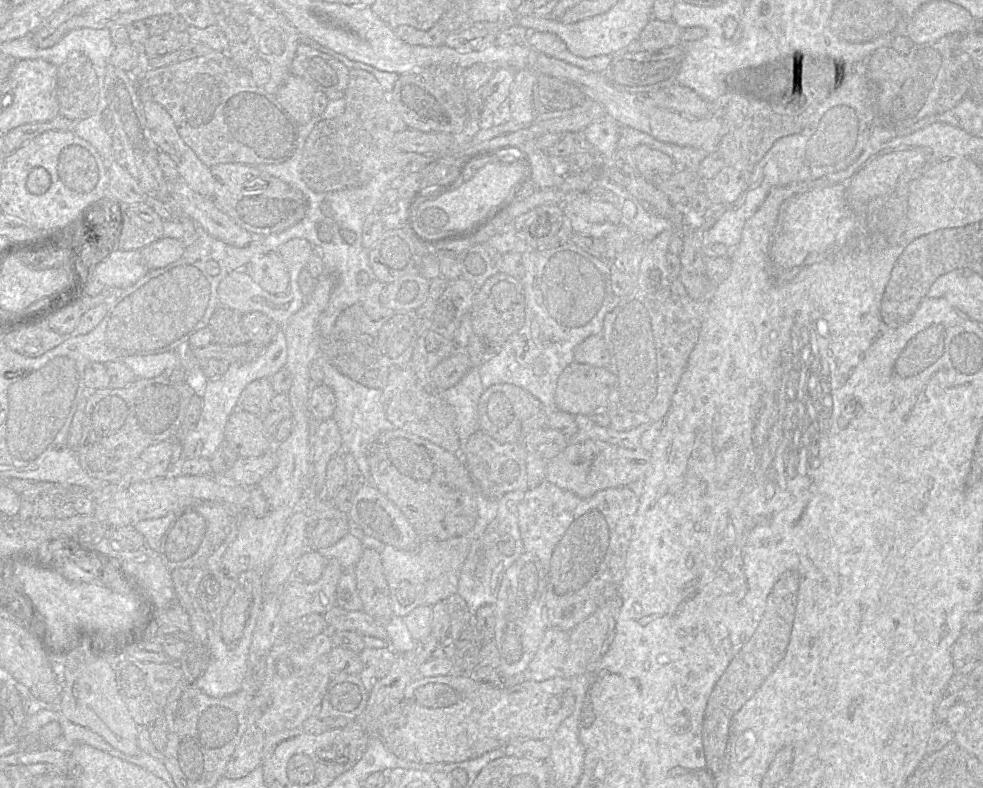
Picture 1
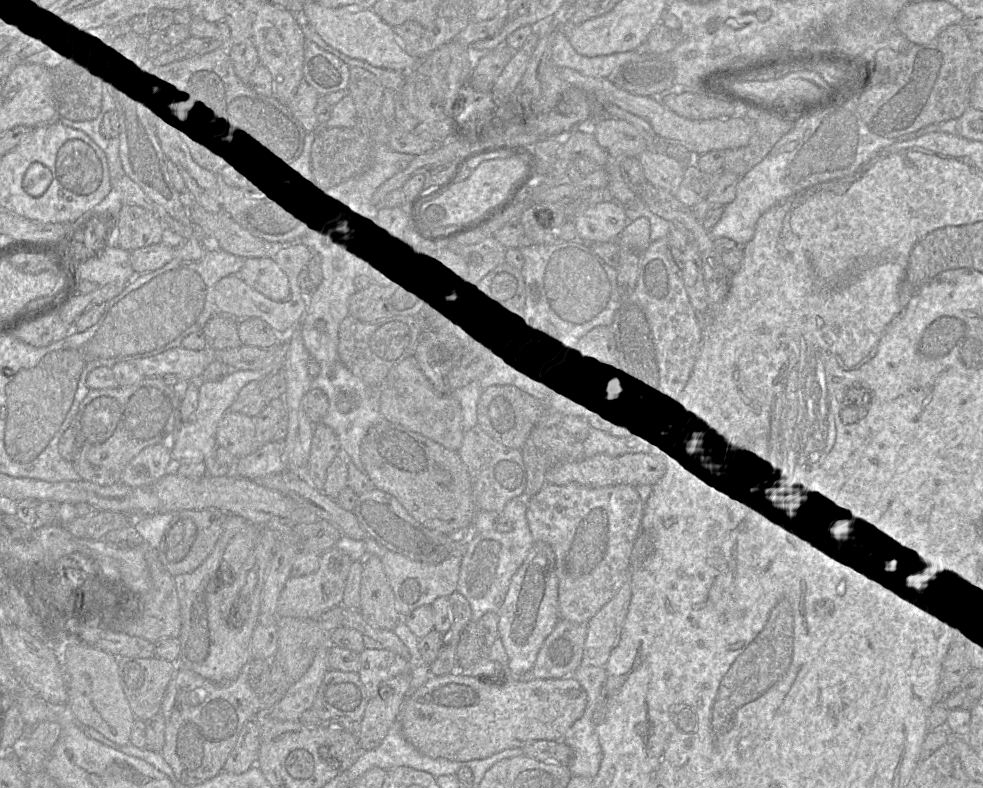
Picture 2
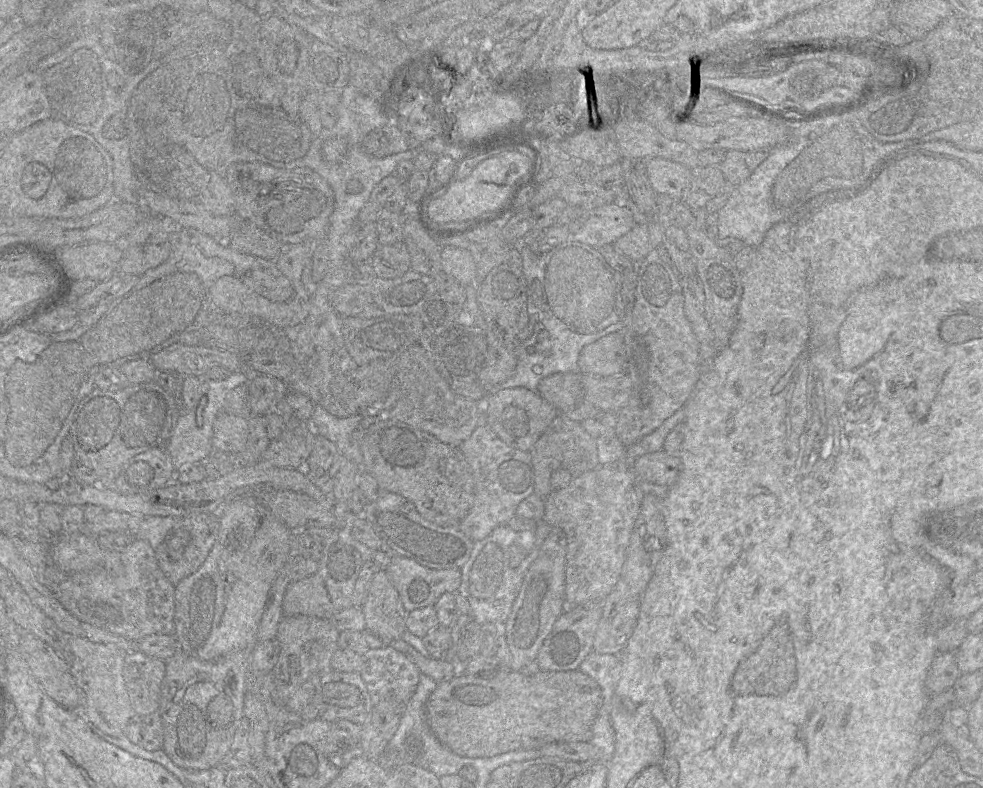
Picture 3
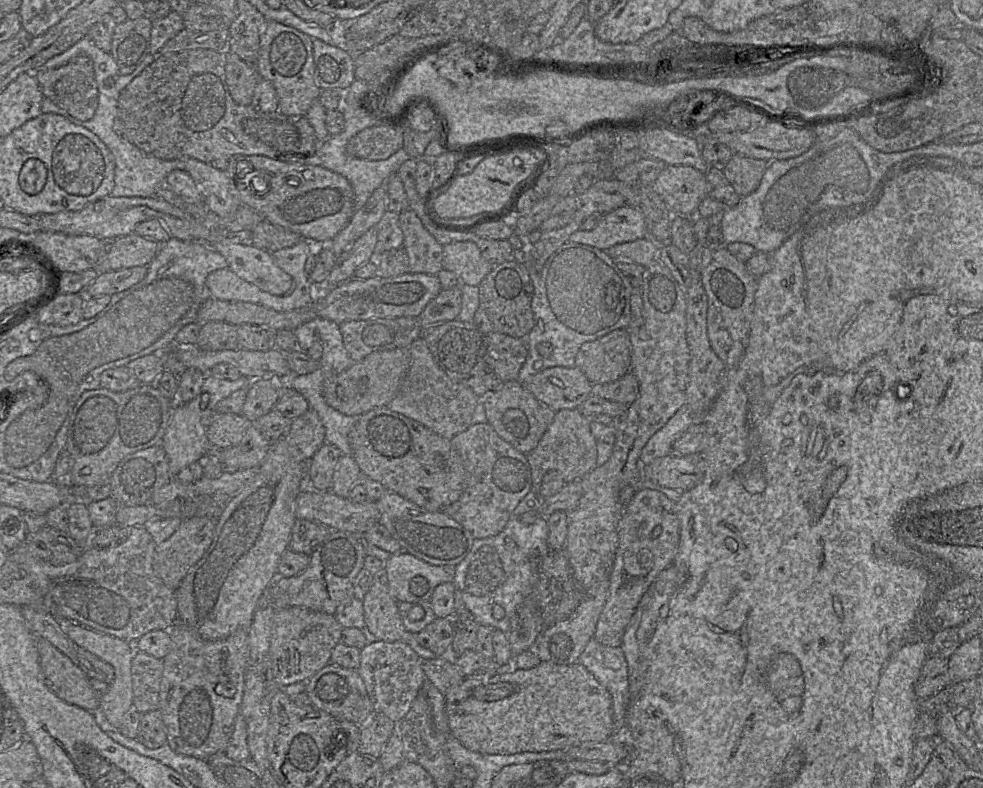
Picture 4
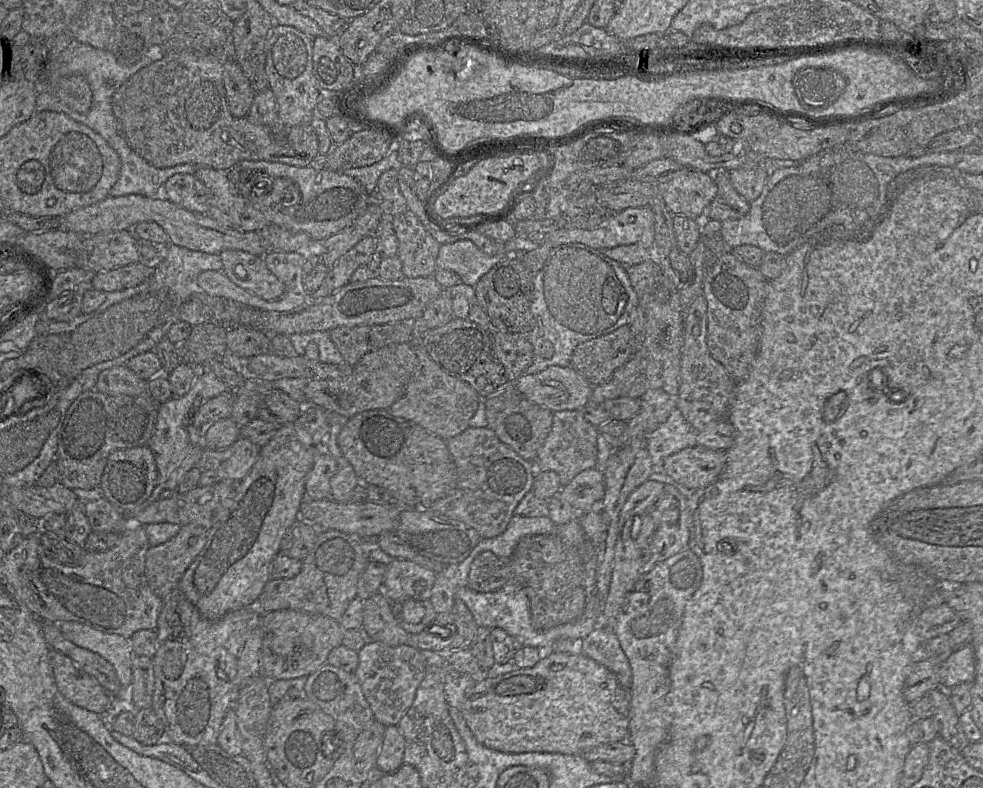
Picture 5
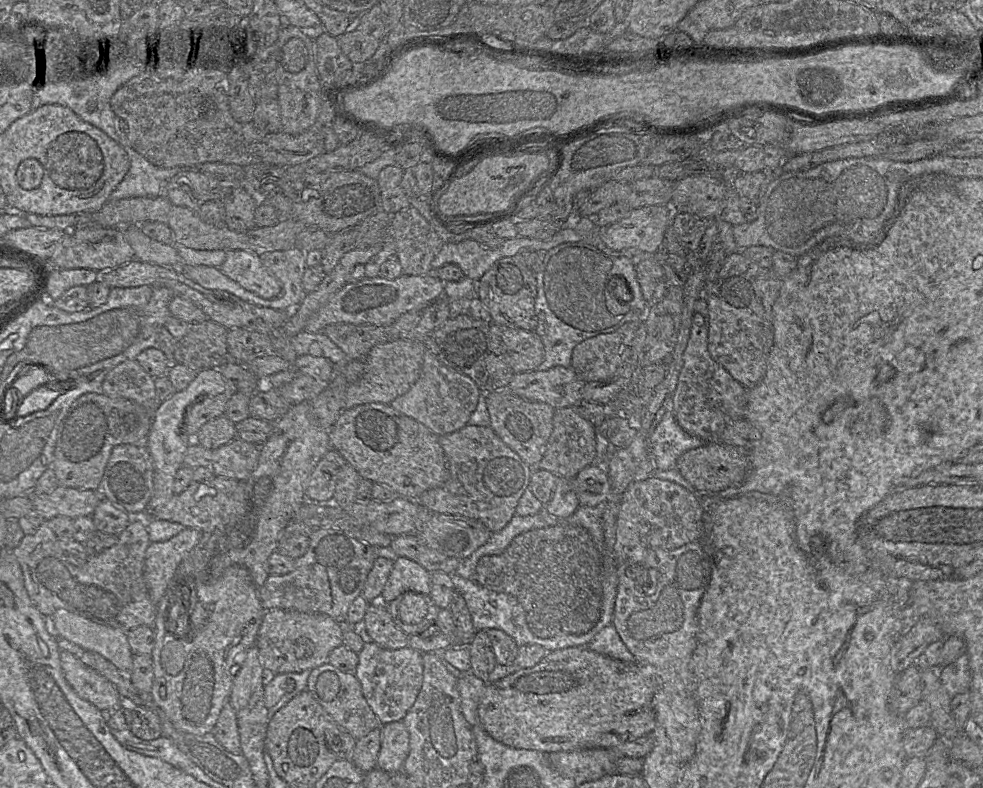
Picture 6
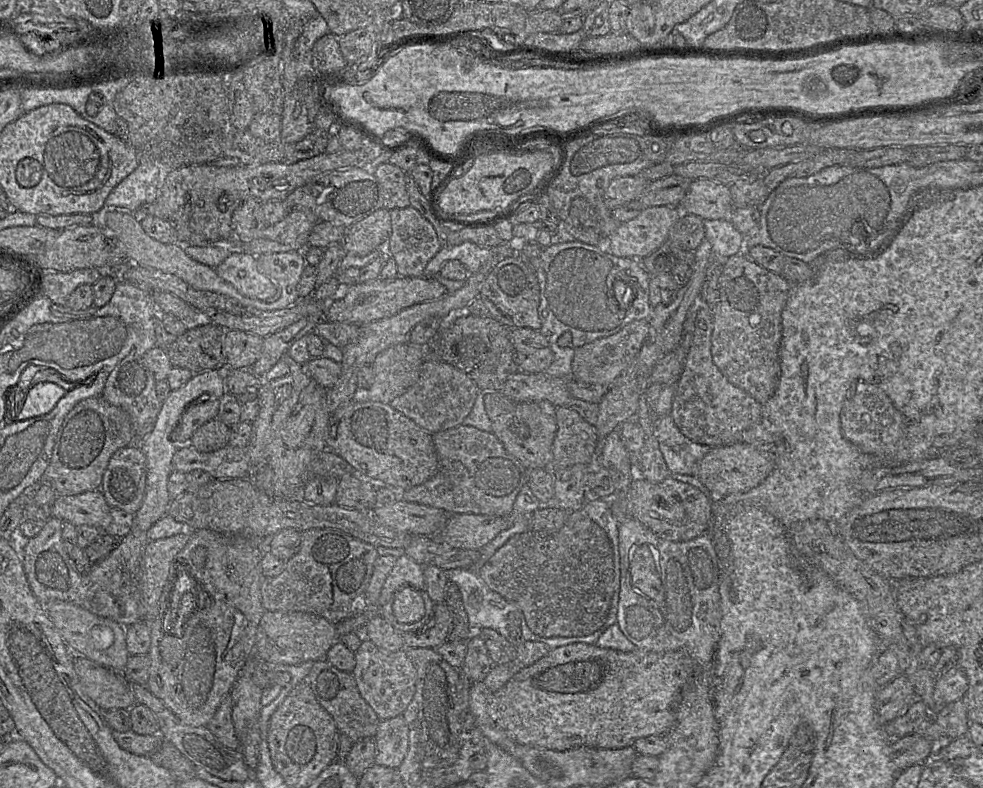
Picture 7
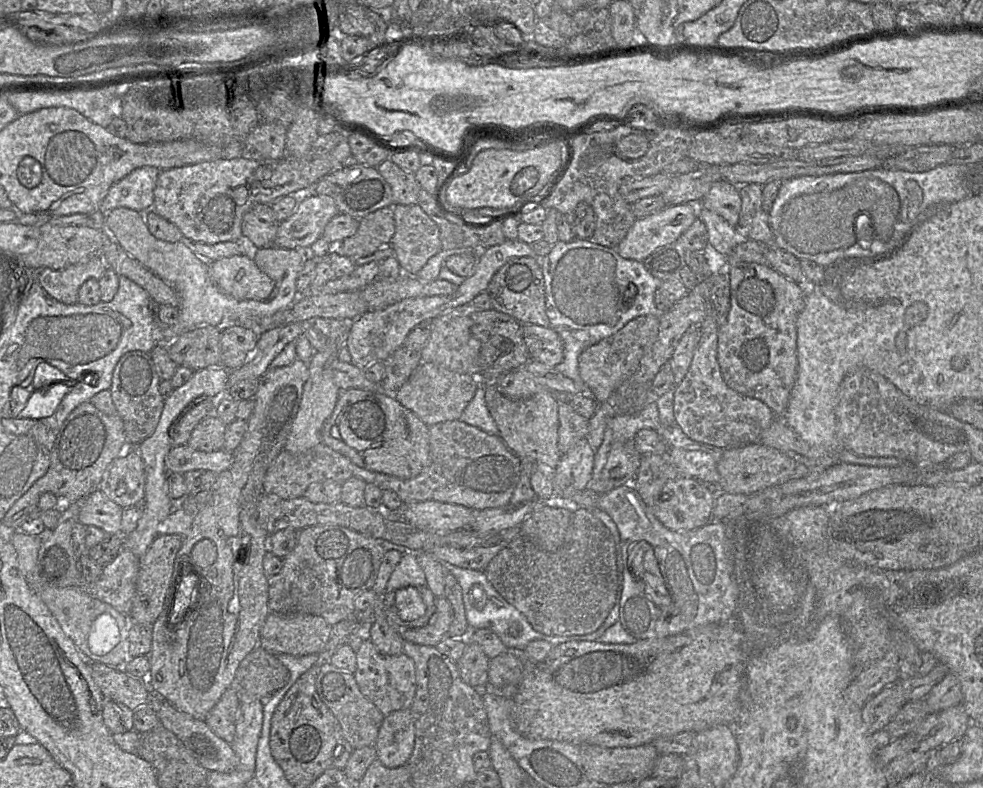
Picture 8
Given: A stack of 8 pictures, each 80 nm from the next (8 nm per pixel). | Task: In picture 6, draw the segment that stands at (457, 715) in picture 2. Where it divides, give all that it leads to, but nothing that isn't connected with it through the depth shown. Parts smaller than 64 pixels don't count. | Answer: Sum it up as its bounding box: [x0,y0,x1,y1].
[477,647,657,753]

